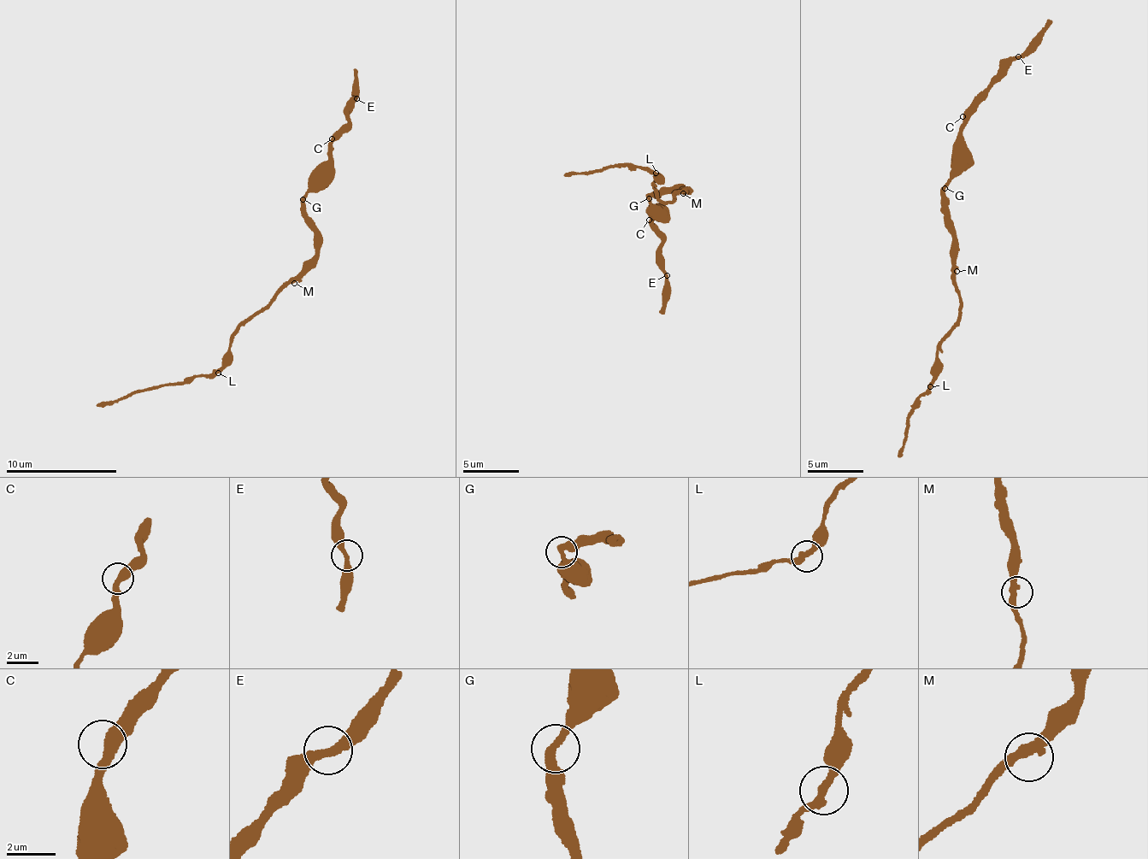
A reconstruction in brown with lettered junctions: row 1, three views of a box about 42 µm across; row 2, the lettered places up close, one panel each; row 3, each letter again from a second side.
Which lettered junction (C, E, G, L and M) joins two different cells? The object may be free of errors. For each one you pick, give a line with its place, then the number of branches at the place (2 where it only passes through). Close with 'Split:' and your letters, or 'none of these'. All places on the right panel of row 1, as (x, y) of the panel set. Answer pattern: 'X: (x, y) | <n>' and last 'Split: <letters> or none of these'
Split: none of these

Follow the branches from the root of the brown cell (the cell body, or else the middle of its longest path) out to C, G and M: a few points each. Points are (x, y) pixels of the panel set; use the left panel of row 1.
C: (302, 268), (315, 255), (314, 221), (306, 212), (304, 196), (313, 185), (315, 171), (329, 157), (332, 138)
G: (302, 268), (315, 255), (314, 221), (306, 212), (306, 204), (303, 199)
M: (302, 268), (302, 277), (294, 283)

